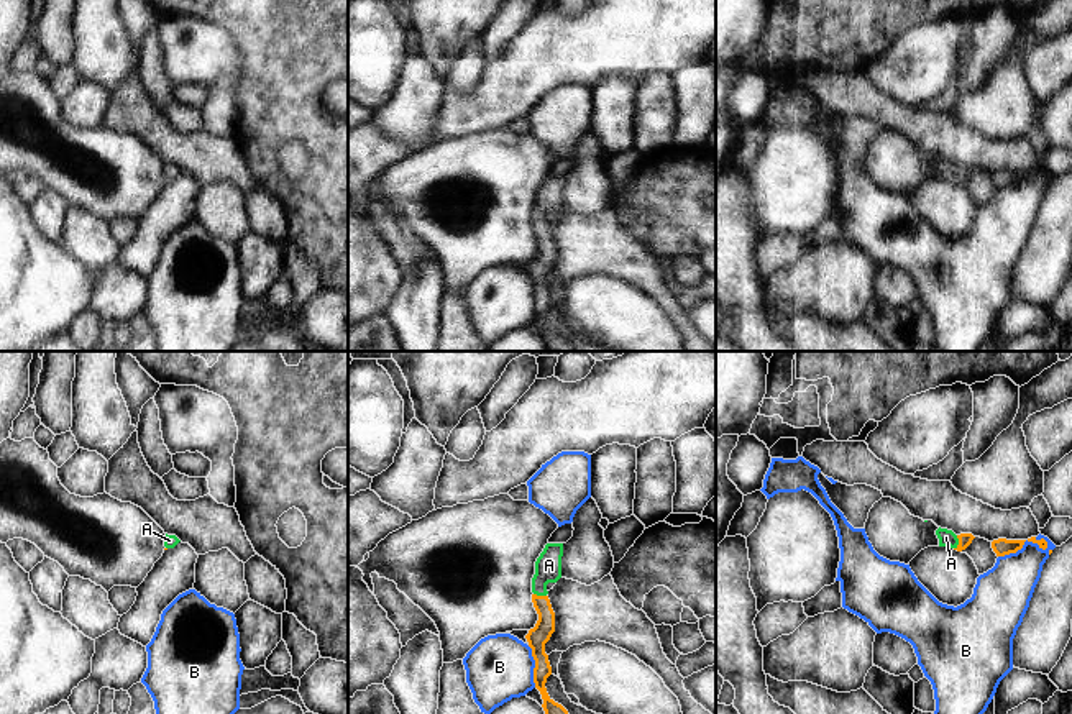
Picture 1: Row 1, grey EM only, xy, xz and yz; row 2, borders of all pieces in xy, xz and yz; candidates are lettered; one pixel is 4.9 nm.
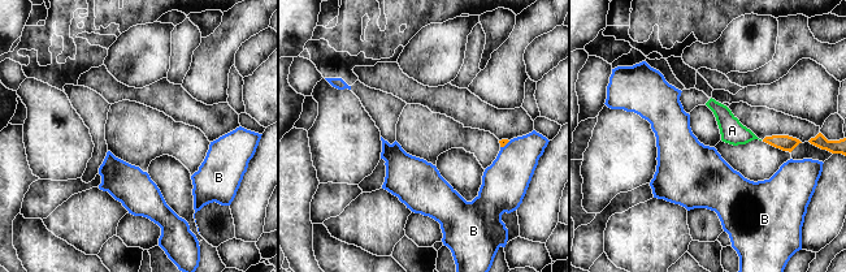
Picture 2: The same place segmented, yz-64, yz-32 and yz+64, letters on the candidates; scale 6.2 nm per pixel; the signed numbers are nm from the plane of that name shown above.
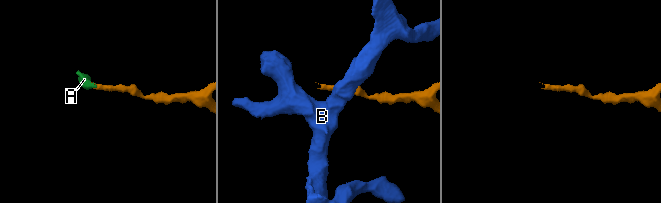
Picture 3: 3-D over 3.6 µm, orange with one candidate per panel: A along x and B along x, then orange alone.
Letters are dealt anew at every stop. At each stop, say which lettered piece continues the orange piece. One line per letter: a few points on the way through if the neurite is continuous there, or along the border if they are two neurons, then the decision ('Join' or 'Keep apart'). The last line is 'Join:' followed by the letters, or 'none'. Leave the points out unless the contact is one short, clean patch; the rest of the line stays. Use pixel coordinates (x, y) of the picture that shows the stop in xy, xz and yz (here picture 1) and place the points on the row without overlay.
A: Path across: yz (964, 171), (959, 174), (946, 169). Join
B: Keep apart
Join: A

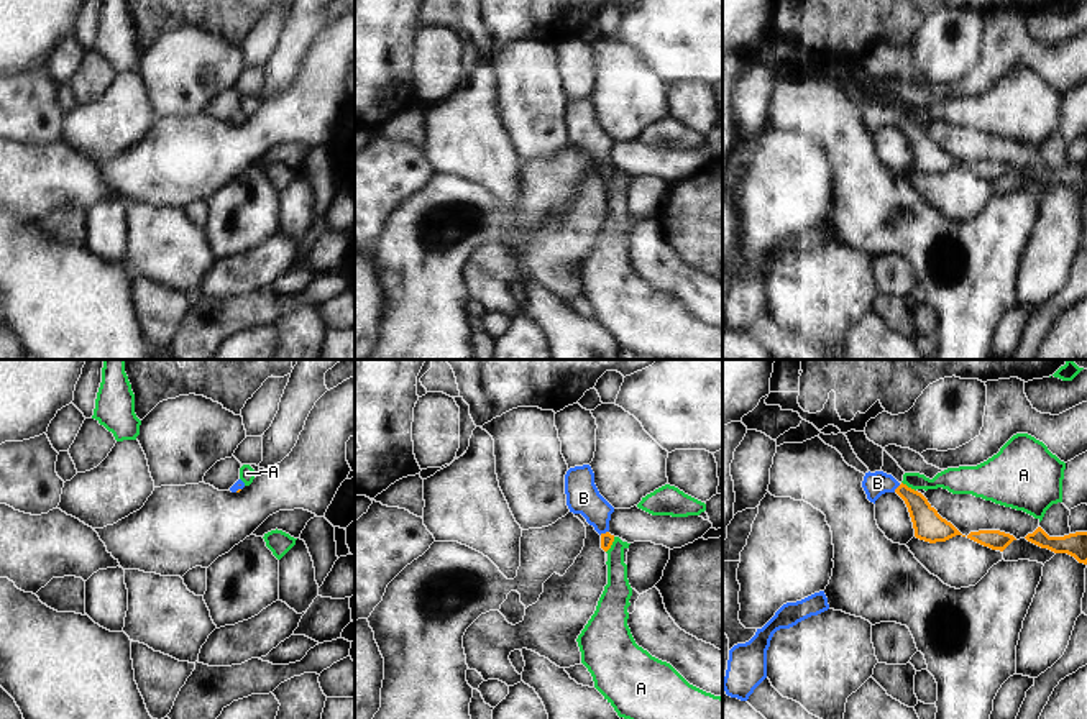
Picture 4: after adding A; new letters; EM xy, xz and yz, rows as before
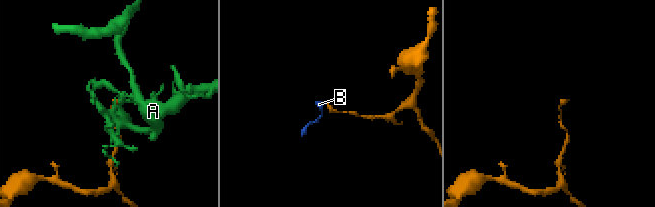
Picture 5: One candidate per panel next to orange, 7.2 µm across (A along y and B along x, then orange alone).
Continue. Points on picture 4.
A: Boundary: xz (614, 169), (606, 184). Keep apart
B: Path across: xz (606, 171), (603, 166), (598, 145), (583, 130). Join
Join: B

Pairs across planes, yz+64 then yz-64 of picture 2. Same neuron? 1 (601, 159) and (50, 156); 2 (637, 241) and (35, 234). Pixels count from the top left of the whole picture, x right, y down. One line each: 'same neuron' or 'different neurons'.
1: same neuron
2: different neurons

